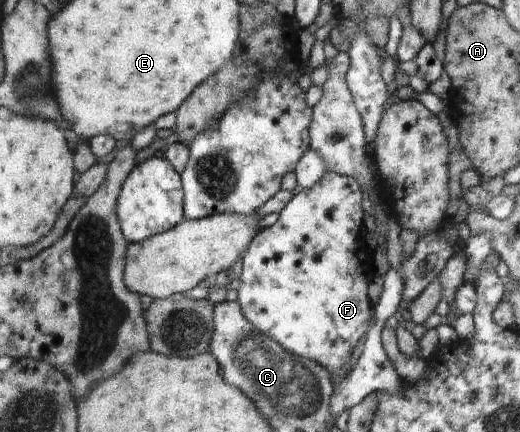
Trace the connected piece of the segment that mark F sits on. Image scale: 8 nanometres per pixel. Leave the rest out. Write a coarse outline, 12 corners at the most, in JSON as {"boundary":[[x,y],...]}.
{"boundary":[[325,171],[243,256],[257,332],[338,385],[377,314],[365,189]]}

